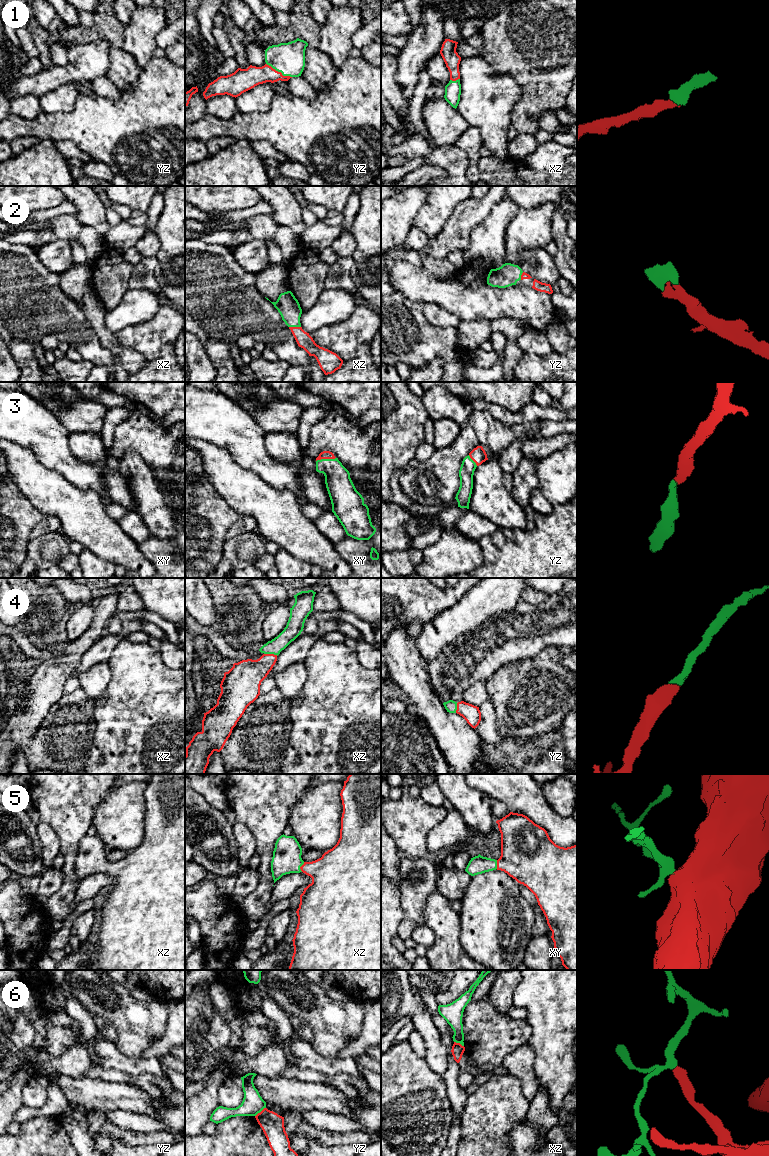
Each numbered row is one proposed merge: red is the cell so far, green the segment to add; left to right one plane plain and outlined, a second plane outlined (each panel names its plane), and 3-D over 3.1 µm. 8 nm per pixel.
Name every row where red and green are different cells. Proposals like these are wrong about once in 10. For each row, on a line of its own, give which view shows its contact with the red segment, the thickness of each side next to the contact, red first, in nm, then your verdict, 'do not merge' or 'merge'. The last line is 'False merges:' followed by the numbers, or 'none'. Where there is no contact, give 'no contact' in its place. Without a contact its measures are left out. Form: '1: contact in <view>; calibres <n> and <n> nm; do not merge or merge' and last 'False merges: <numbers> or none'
1: contact in yz; calibres 160 and 260 nm; merge
2: contact in xz; calibres 120 and 180 nm; merge
3: contact in xy; calibres 60 and 220 nm; merge
4: contact in xz; calibres 240 and 120 nm; merge
5: contact in xz; calibres 320 and 220 nm; merge
6: contact in yz; calibres 190 and 170 nm; do not merge
False merges: 6

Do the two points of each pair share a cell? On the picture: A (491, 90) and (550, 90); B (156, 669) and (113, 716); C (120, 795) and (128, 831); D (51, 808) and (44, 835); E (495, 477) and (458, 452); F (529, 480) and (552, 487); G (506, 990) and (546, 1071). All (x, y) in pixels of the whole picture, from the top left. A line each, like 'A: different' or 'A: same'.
A: different
B: same
C: same
D: different
E: different
F: different
G: different

